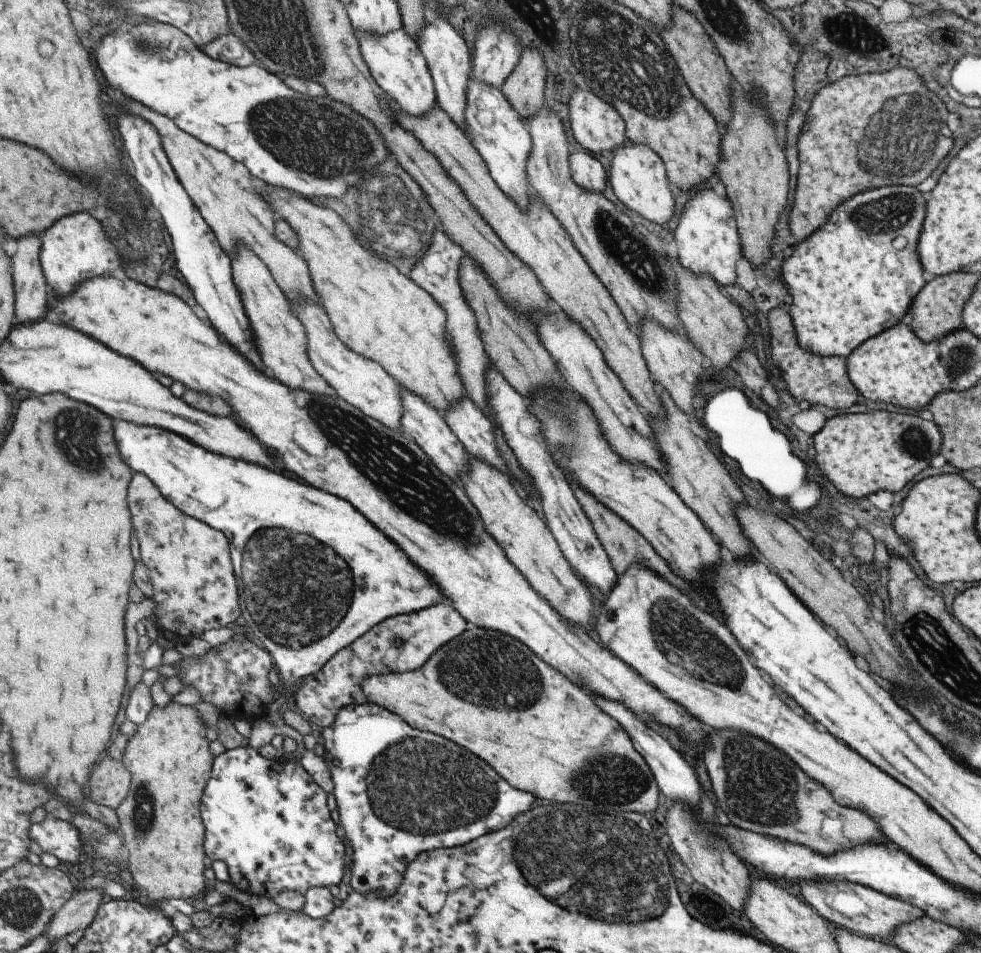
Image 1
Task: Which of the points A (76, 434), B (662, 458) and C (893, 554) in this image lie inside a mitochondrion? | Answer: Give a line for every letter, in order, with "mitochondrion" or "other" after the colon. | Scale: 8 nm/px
A: mitochondrion
B: other
C: other

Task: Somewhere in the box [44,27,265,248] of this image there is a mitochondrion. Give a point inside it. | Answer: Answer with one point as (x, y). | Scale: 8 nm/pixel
(145, 46)

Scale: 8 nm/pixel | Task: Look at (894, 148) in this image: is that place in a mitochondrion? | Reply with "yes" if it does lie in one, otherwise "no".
yes

